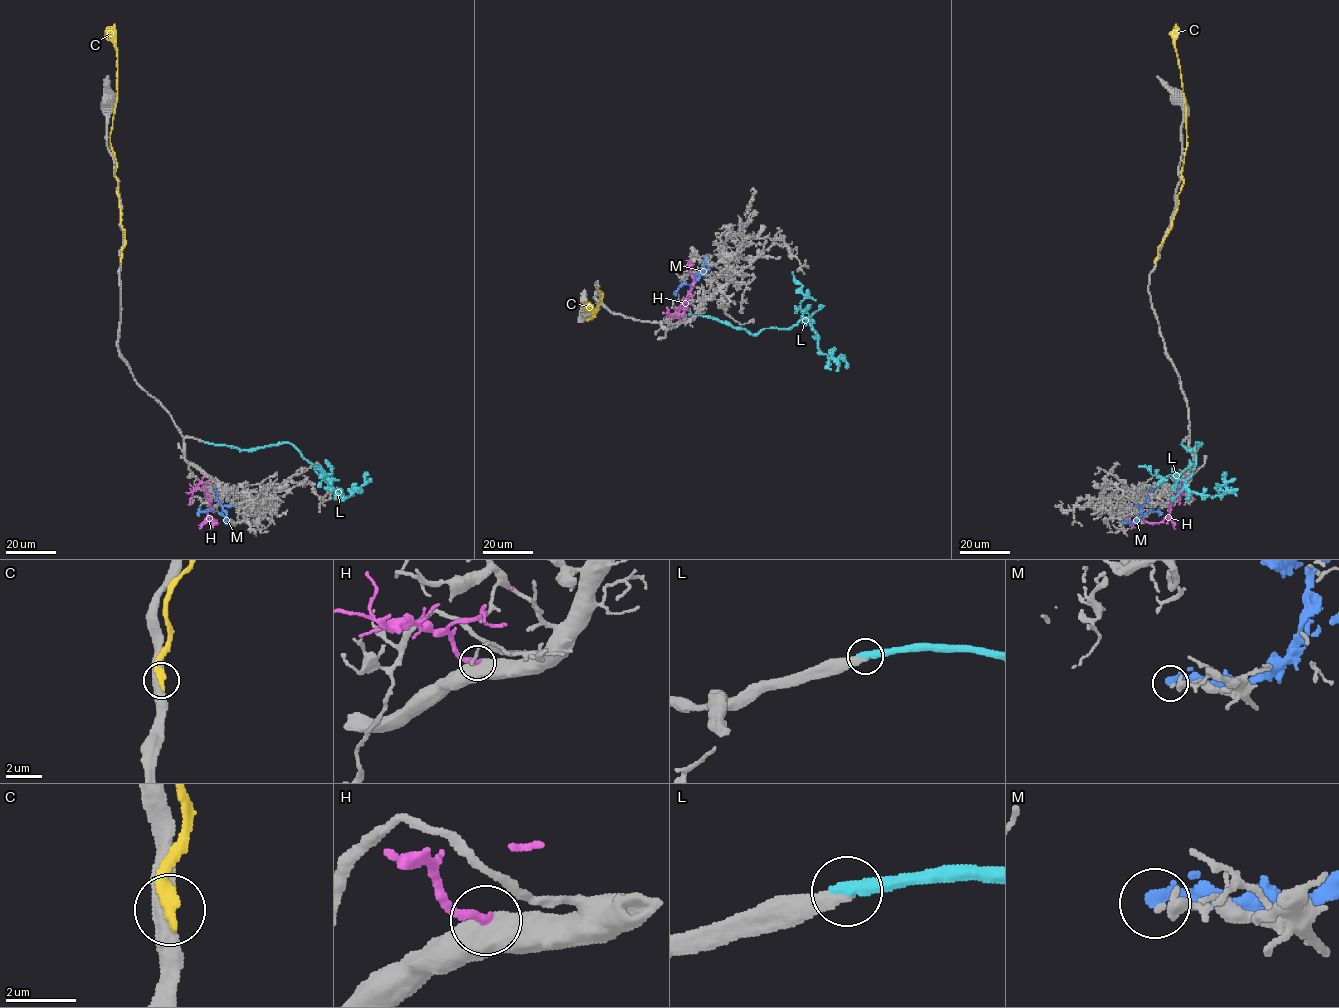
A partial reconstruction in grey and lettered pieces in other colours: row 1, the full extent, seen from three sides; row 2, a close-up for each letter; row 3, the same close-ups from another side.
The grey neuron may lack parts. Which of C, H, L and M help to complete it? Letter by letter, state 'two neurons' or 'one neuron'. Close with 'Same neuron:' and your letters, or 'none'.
C: two neurons
H: two neurons
L: one neuron
M: two neurons
Same neuron: L

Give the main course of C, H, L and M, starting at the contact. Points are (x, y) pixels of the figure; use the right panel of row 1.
C: (1155, 261), (1177, 208), (1187, 145), (1186, 108), (1175, 46), (1175, 23)
H: (1187, 475), (1180, 493), (1170, 505), (1168, 515), (1160, 522), (1136, 519), (1130, 529)
L: (1182, 442), (1187, 449), (1201, 444), (1195, 443), (1195, 465), (1185, 482), (1191, 490), (1221, 496), (1222, 475)
M: (1121, 522), (1134, 522), (1151, 510), (1161, 514)

